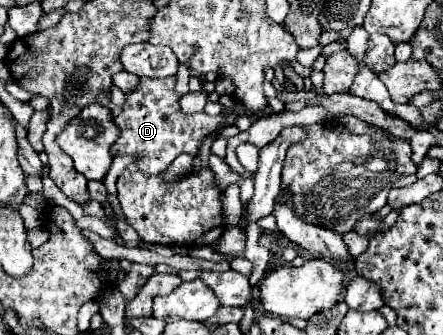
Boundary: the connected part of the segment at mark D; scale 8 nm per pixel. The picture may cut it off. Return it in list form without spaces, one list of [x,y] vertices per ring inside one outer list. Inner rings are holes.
[[[142,78],[138,88],[130,94],[126,94],[126,104],[124,104],[124,112],[120,116],[114,118],[114,122],[120,126],[122,134],[118,138],[118,142],[112,146],[112,154],[116,156],[120,154],[136,154],[140,172],[144,174],[160,174],[162,170],[166,170],[172,160],[182,154],[188,152],[192,156],[196,156],[200,140],[214,132],[216,128],[226,124],[226,114],[218,114],[218,116],[208,116],[206,112],[198,112],[192,116],[186,116],[180,112],[178,100],[180,96],[174,92],[174,82],[176,78]]]

